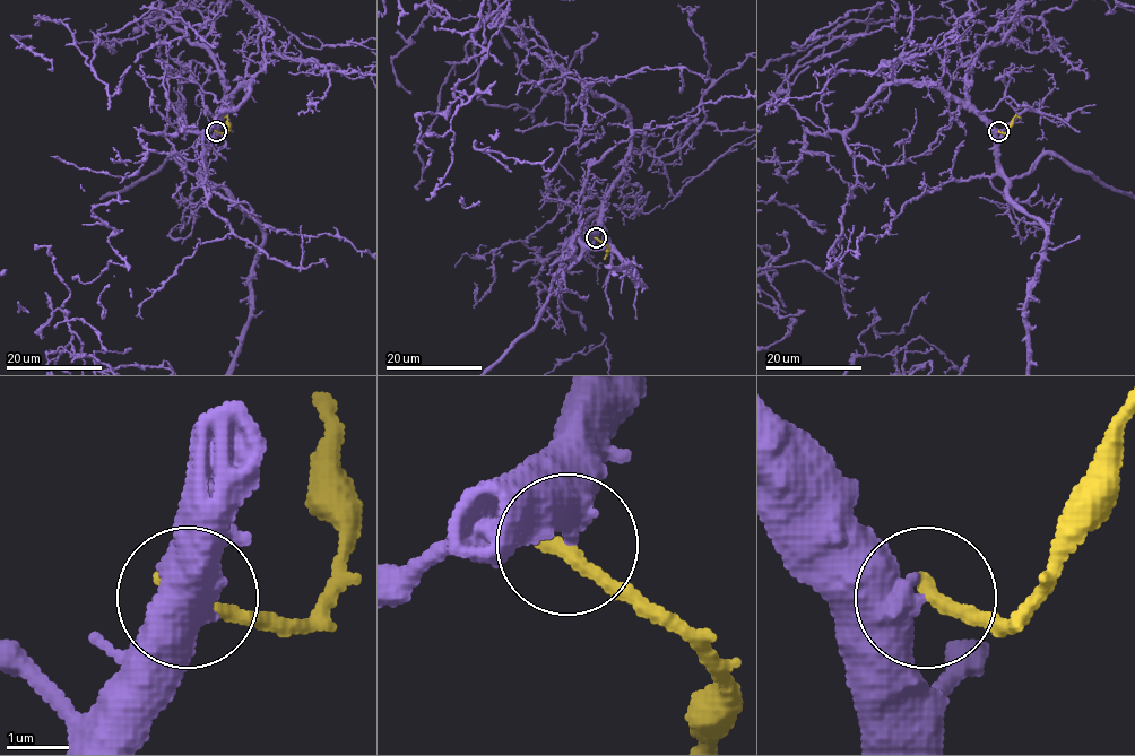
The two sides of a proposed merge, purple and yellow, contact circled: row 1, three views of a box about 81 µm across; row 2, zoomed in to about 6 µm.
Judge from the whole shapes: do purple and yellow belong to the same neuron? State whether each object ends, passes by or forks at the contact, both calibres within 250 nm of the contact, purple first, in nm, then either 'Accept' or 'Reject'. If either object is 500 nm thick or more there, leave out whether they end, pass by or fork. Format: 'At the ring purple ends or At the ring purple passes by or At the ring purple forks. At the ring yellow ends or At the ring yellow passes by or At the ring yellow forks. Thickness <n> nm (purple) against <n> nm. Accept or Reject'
Thickness 600 nm (purple) against 280 nm. Reject

